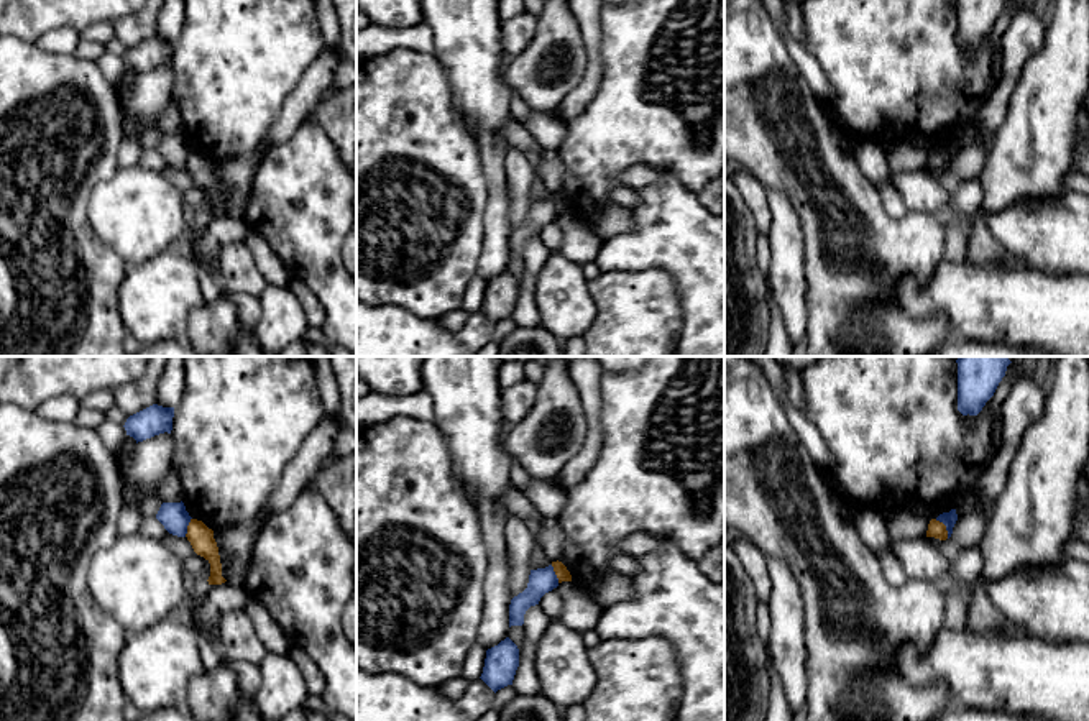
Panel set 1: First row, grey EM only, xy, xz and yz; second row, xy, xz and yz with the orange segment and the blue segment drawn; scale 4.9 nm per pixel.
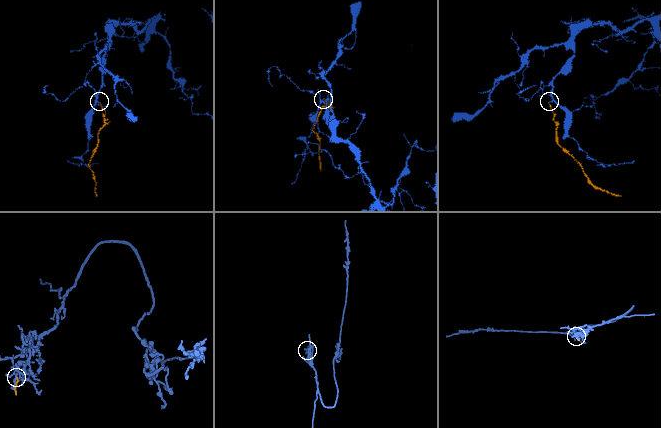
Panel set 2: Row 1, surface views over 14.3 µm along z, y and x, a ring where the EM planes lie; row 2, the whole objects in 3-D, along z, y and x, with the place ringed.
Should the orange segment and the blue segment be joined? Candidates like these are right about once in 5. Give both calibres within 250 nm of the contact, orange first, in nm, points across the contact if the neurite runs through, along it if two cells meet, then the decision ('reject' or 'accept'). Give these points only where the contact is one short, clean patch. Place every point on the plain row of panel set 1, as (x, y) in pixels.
calibres 90 and 70 nm; border yz (935, 151), (945, 158), (948, 169); reject

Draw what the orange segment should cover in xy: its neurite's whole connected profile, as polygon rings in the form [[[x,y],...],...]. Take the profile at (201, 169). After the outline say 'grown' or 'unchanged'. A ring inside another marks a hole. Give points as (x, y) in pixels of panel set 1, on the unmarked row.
[[[191,151],[186,169],[194,184],[210,195],[210,209],[207,212],[209,217],[225,215],[227,212],[222,209],[222,195],[218,179],[214,171],[214,163],[209,161],[202,153]]] | unchanged

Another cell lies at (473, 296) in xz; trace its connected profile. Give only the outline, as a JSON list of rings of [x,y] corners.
[[[476,273],[466,286],[462,309],[470,315],[478,312],[483,305],[485,291],[486,281]]]

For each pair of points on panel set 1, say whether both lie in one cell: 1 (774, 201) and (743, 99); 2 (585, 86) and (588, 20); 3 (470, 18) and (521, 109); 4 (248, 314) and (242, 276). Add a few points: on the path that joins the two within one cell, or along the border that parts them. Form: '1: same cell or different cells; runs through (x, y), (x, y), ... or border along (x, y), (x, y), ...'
1: different cells; border along (767, 188), (776, 188), (797, 215)
2: same cell; runs through (593, 69), (592, 36)
3: different cells; border along (514, 92), (510, 102), (510, 117)
4: different cells; border along (219, 265), (232, 291), (257, 299)

